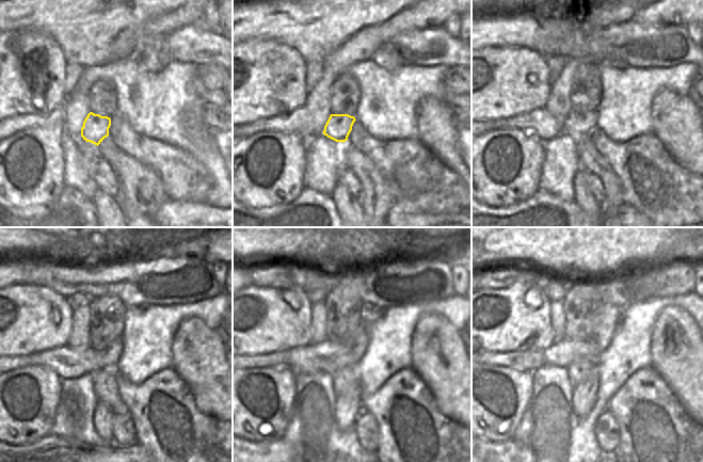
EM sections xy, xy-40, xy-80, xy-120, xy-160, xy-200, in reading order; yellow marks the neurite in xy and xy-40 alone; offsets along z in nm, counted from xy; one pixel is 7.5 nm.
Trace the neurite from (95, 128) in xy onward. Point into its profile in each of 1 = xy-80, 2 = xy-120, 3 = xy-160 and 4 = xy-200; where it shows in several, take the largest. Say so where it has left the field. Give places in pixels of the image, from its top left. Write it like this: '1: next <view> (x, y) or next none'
1: next xy-80 (577, 125)
2: next xy-120 (110, 359)
3: next xy-160 (357, 345)
4: next xy-200 (605, 324)

